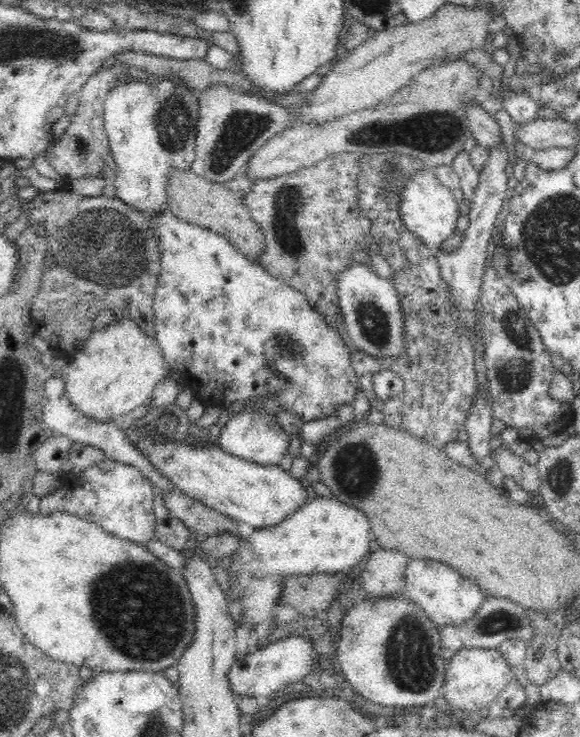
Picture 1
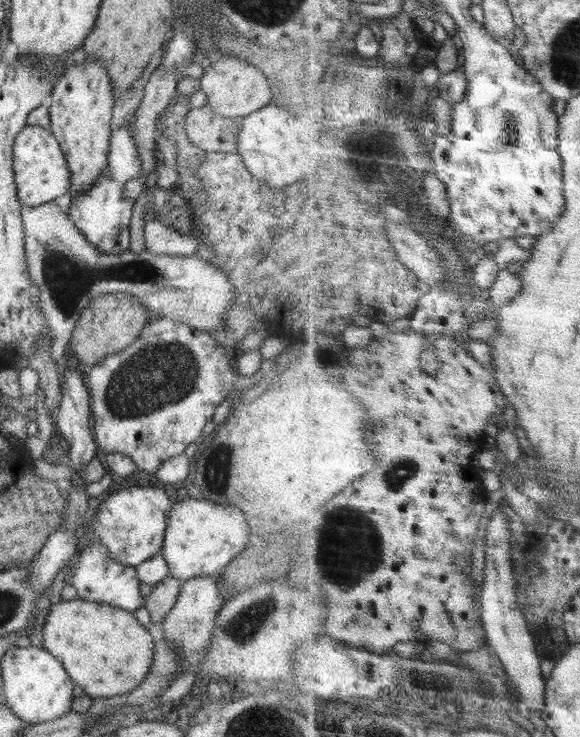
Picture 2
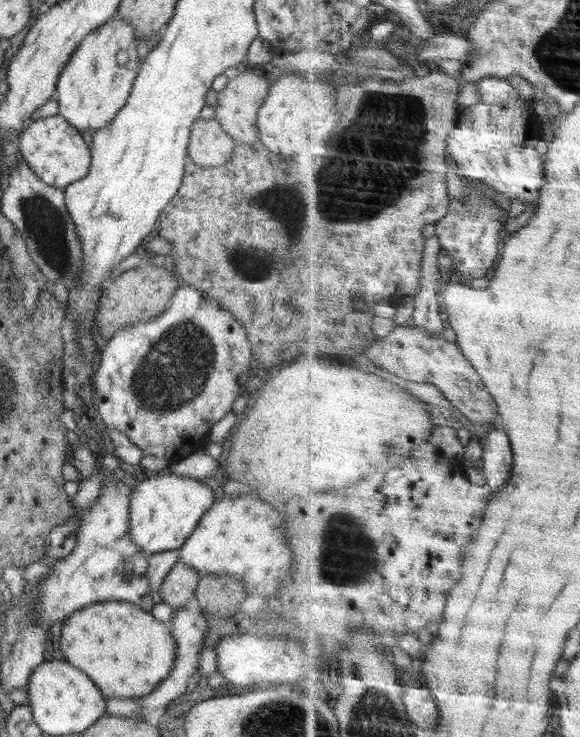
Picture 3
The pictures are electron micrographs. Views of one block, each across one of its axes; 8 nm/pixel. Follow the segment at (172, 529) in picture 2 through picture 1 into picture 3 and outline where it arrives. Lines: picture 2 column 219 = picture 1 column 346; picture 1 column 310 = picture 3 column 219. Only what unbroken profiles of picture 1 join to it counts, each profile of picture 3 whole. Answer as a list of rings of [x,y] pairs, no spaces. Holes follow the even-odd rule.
[[[253,494],[221,495],[178,549],[178,560],[200,574],[232,575],[239,578],[249,596],[278,596],[280,584],[283,583],[278,578],[288,574],[293,565],[293,556],[286,544],[286,527],[282,516],[274,508]]]

